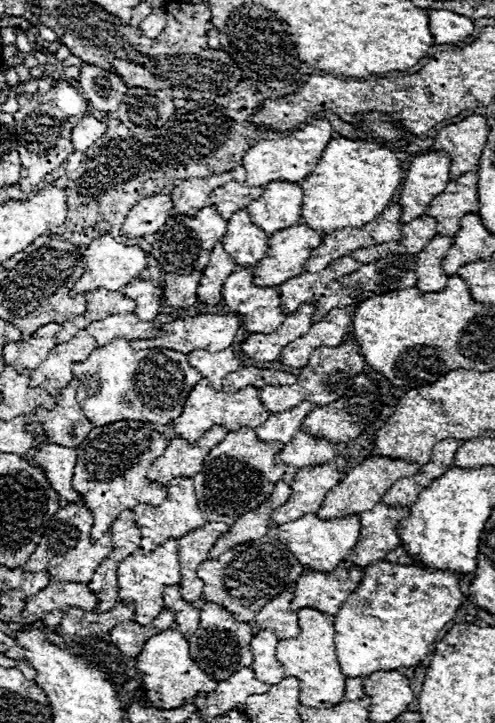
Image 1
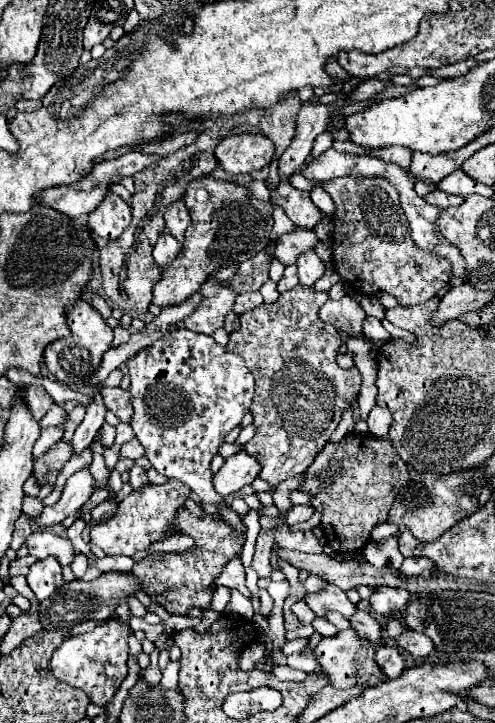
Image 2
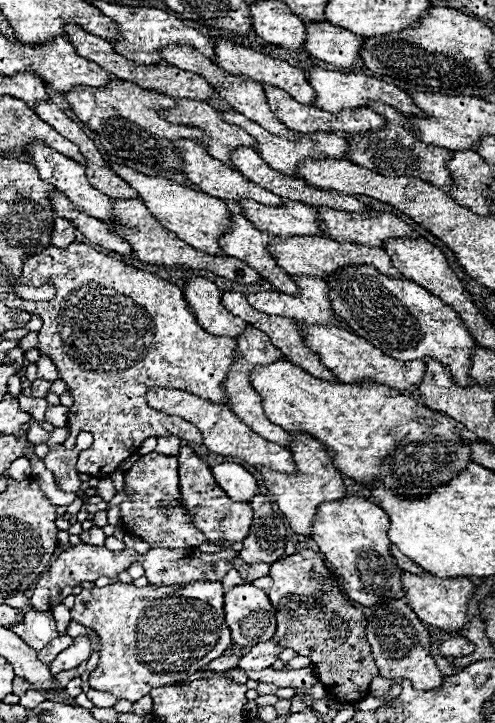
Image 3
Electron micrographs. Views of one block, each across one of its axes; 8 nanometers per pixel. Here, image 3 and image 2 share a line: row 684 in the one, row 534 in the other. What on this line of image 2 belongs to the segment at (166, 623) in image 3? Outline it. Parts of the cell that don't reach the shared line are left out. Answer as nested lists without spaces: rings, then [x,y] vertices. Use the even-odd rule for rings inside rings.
[[[168,480],[162,486],[148,484],[140,492],[130,492],[128,496],[122,498],[118,512],[114,514],[114,518],[110,522],[94,526],[90,530],[90,540],[110,556],[112,554],[132,556],[134,552],[148,548],[150,542],[166,538],[168,524],[172,522],[176,510],[183,506],[186,499],[189,498],[190,492],[190,488],[180,480]]]

